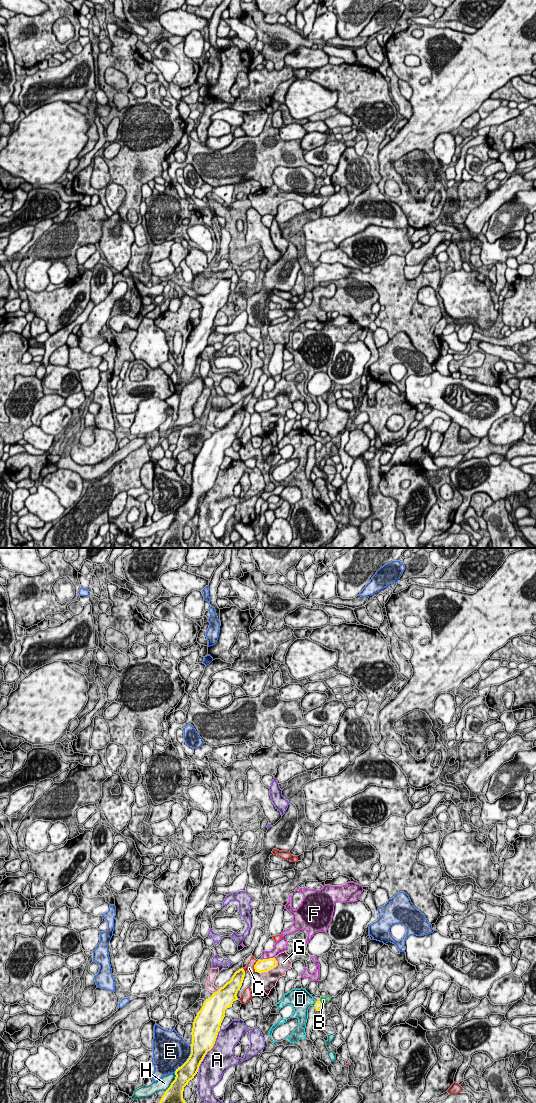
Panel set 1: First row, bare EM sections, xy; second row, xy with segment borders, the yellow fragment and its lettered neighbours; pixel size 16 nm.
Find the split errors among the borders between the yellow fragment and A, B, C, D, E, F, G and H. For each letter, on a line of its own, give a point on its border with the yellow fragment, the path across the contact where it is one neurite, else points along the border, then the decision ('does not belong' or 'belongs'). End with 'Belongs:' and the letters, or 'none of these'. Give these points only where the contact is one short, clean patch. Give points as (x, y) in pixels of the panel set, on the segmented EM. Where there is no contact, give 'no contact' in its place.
A: xy (210, 1049) | does not belong
B: xy (320, 1002) | along xy (319, 1001), (323, 1004) | does not belong
C: xy (254, 966) | does not belong
D: xy (315, 1003) | along xy (316, 1001), (313, 1005) | does not belong
E: xy (187, 1059) | does not belong
F: xy (269, 958) | does not belong
G: xy (272, 968) | does not belong
H: xy (172, 1082) | does not belong
Belongs: none of these

